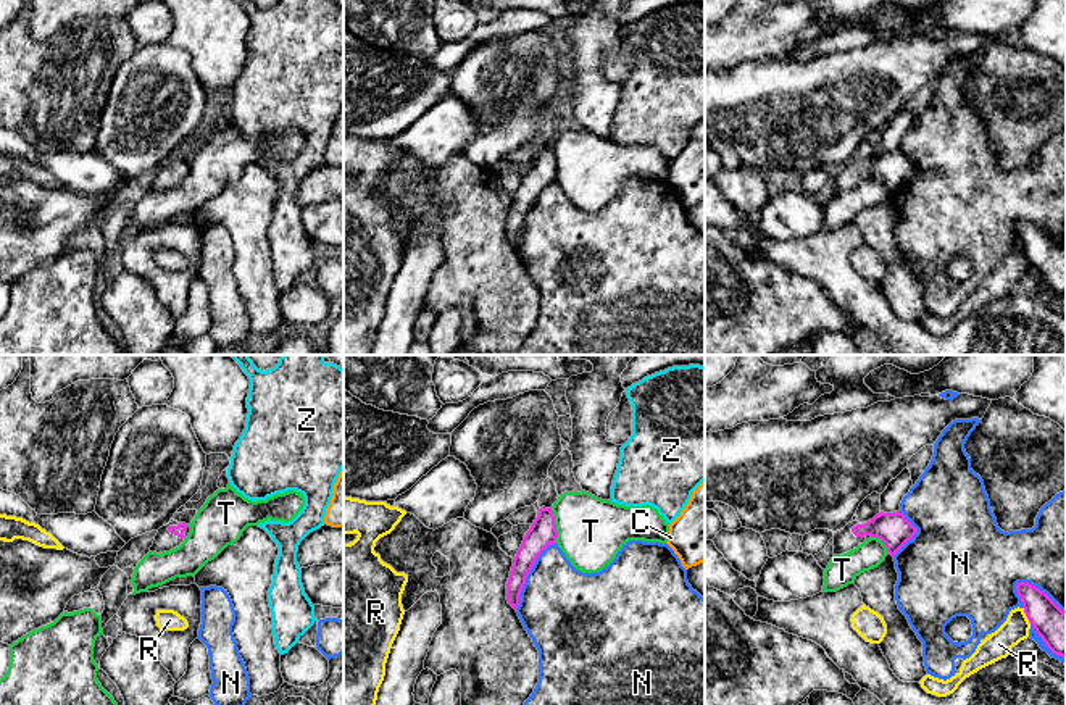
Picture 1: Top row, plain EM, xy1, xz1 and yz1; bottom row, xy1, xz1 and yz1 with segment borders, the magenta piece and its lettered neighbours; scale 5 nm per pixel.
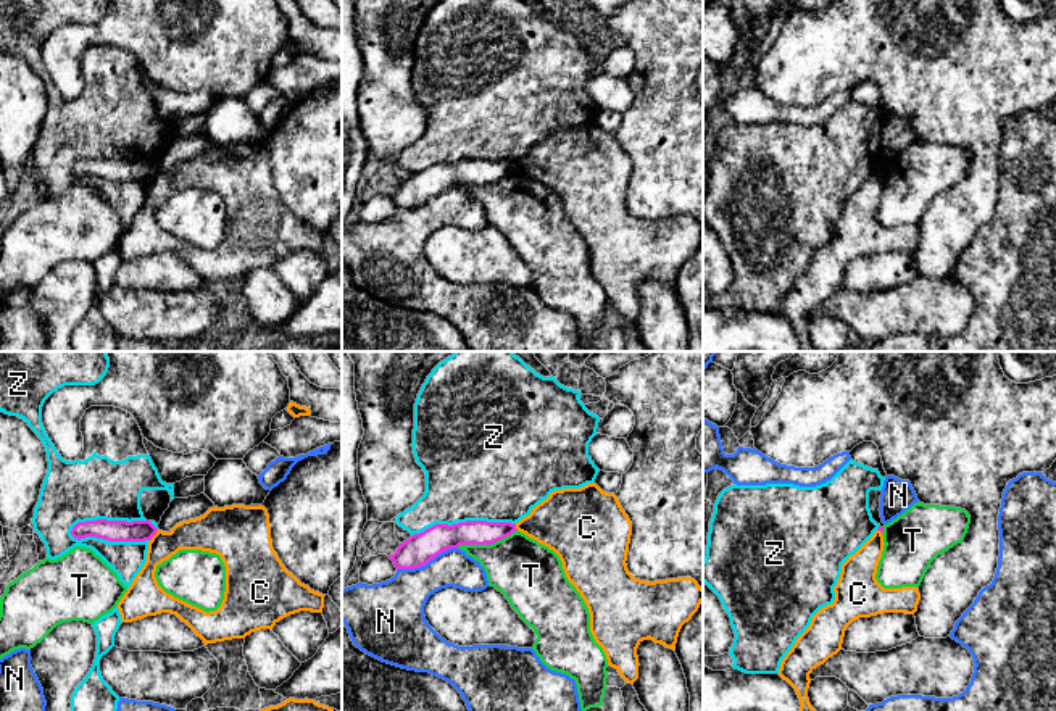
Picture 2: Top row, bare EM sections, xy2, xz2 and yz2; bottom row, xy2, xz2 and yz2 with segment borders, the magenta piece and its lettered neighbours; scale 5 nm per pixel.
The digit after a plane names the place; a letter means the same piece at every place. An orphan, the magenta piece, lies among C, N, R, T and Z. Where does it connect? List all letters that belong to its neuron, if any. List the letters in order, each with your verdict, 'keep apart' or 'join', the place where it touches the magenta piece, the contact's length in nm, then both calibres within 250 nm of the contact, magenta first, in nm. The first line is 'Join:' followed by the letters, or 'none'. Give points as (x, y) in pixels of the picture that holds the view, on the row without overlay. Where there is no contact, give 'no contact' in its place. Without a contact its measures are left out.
Join: none
C: keep apart; contact xy2 (153, 173); length 80 nm; calibres 110 and 170 nm
N: keep apart; contact yz1 (1039, 228); length 300 nm; calibres 220 and 420 nm
R: keep apart; contact yz1 (1026, 254); length 100 nm; calibres 220 and 140 nm
T: keep apart; contact xz2 (486, 182); length 320 nm; calibres 140 and 320 nm
Z: keep apart; contact xy2 (108, 179); length 400 nm; calibres 110 and 300 nm

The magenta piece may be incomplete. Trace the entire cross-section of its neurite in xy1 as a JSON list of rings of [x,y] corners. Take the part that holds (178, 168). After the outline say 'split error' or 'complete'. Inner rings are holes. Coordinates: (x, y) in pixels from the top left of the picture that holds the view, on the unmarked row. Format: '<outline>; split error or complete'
[[[173,160],[158,168],[150,190],[163,192],[179,186],[189,174],[190,166],[185,161]]]; split error

